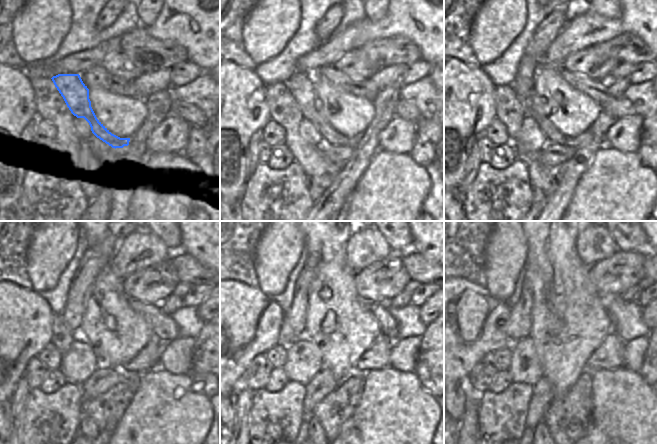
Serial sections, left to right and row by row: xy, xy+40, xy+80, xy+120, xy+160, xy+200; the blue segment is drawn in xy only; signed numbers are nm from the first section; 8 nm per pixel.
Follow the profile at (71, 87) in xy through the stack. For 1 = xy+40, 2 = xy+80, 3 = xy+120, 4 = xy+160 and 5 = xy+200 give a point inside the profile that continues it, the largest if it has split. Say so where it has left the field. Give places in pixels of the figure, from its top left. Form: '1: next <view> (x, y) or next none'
1: next xy+40 (299, 85)
2: next xy+80 (553, 136)
3: next xy+120 (148, 359)
4: next xy+160 (377, 357)
5: next xy+200 (609, 355)

